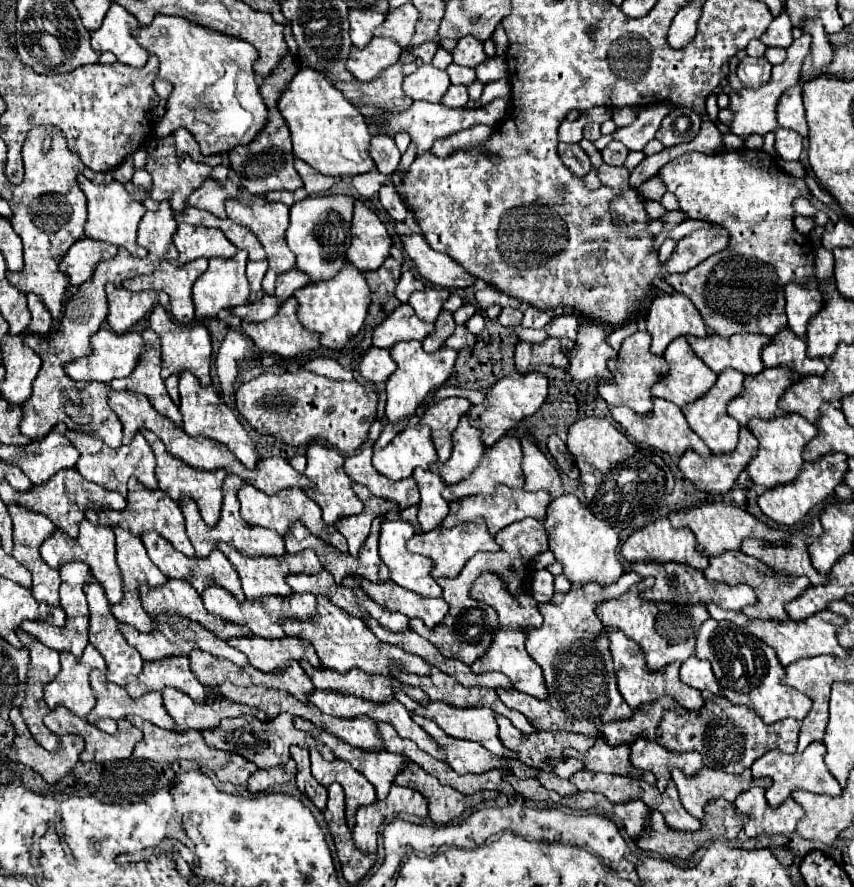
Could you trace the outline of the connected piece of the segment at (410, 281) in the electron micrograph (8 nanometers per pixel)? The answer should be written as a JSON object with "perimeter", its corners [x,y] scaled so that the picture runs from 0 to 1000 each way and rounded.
{"perimeter":[[[475,306],[475,308],[471,308],[468,319],[464,321],[464,335],[466,335],[471,342],[478,342],[480,333],[482,333],[485,328],[494,328],[496,324],[499,324],[499,321],[496,321],[489,312],[485,312],[480,306]]]}

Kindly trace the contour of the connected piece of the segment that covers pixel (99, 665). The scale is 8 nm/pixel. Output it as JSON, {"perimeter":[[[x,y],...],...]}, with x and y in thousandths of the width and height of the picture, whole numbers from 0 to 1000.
{"perimeter":[[[108,727],[98,732],[98,738],[91,745],[82,736],[70,736],[70,747],[73,756],[52,777],[54,795],[59,799],[73,795],[91,808],[101,811],[112,795],[110,779],[105,777],[105,756],[117,754],[124,759],[124,747]]]}

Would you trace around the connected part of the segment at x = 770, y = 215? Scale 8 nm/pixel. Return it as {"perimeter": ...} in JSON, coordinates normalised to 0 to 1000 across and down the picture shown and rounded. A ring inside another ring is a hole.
{"perimeter":[[[862,168],[838,175],[824,175],[815,170],[801,172],[780,184],[770,200],[778,204],[780,213],[794,222],[803,247],[834,249],[855,263],[855,274],[848,283],[829,290],[801,310],[782,310],[780,317],[815,344],[824,364],[843,380],[857,380],[859,375],[890,375],[906,382],[909,375],[923,366],[918,353],[918,324],[925,317],[951,326],[958,324],[953,278],[948,276],[951,272],[948,267],[937,265],[927,251],[932,242],[927,227],[944,218],[944,206],[911,191],[899,172],[883,168]]]}

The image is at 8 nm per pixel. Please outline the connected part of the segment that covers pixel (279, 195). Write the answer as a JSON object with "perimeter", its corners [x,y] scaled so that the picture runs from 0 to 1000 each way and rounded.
{"perimeter":[[[323,215],[323,218],[314,218],[311,222],[309,222],[311,227],[328,227],[328,229],[333,229],[333,231],[342,231],[344,229],[344,220],[340,218],[340,215]]]}

